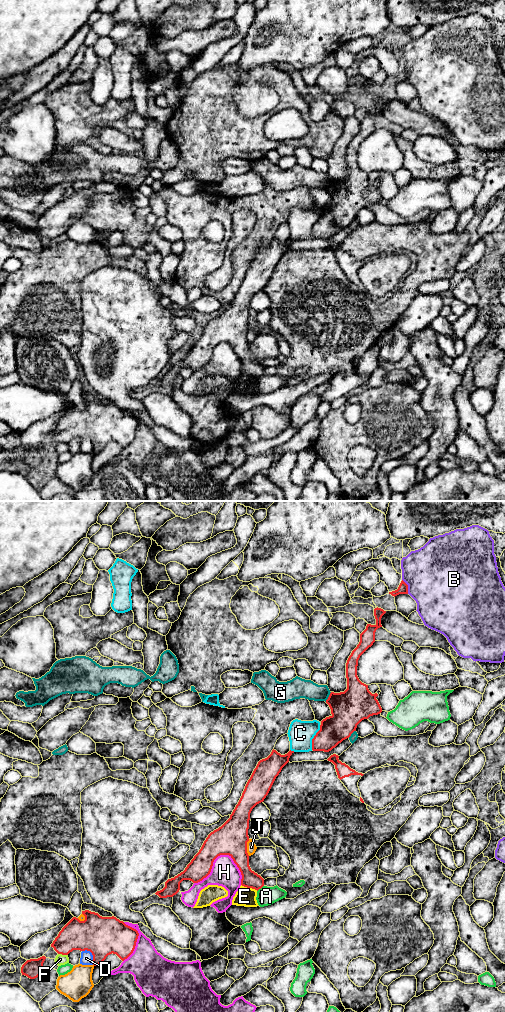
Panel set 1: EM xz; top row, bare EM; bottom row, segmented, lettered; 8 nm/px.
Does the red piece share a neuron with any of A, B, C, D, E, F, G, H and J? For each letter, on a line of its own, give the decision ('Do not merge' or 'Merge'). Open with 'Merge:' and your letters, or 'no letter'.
Merge: no letter
A: Do not merge
B: Do not merge
C: Do not merge
D: Do not merge
E: Do not merge
F: Do not merge
G: Do not merge
H: Do not merge
J: Do not merge

